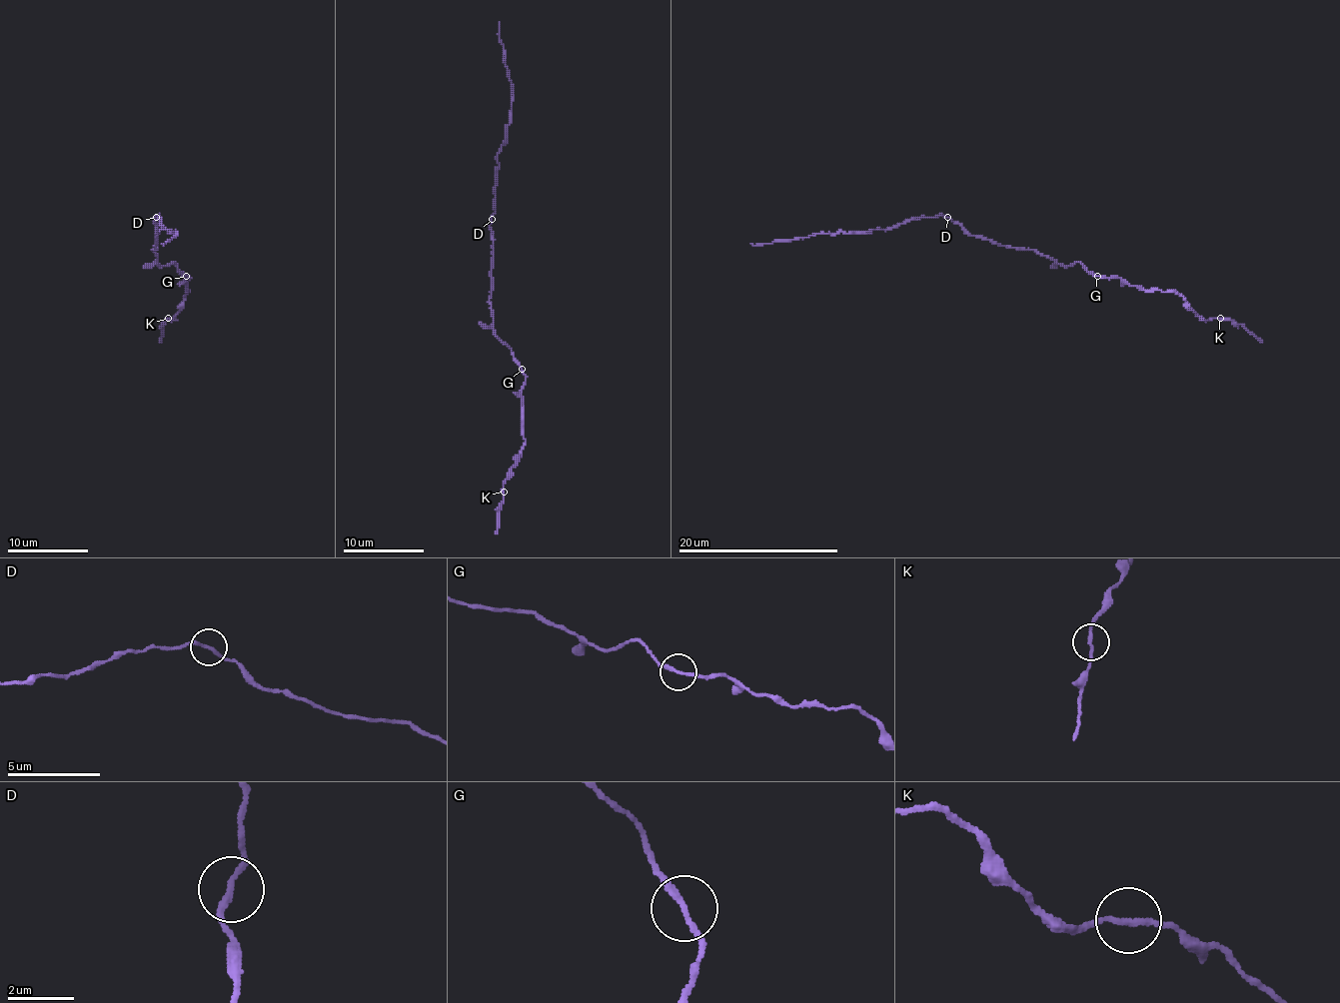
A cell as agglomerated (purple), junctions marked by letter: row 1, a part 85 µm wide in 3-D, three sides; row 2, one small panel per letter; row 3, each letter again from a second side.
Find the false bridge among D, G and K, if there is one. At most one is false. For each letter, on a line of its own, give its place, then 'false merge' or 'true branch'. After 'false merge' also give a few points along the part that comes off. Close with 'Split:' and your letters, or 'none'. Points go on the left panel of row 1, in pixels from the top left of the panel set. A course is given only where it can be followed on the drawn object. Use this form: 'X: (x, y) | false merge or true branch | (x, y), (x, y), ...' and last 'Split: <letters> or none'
D: (156, 217) | false merge | (155, 218), (159, 216), (163, 226), (161, 230), (176, 232), (176, 236), (163, 244)
G: (186, 276) | true branch
K: (168, 318) | true branch
Split: D

